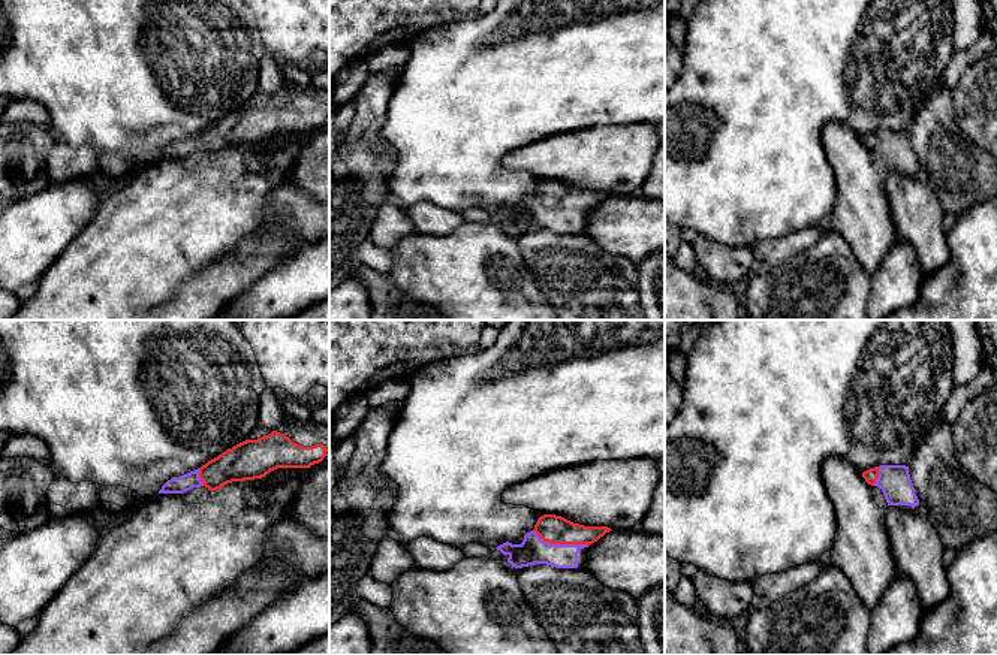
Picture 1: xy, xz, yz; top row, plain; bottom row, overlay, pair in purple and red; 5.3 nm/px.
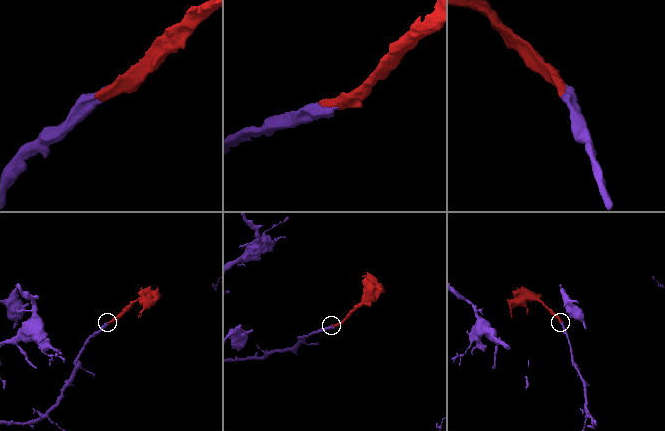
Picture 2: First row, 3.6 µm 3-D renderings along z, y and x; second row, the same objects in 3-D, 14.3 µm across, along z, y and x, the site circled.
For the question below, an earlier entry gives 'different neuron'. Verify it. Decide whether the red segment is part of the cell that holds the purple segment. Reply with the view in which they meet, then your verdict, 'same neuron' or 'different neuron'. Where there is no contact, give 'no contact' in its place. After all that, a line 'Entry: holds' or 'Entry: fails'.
xz | same neuron
Entry: fails

